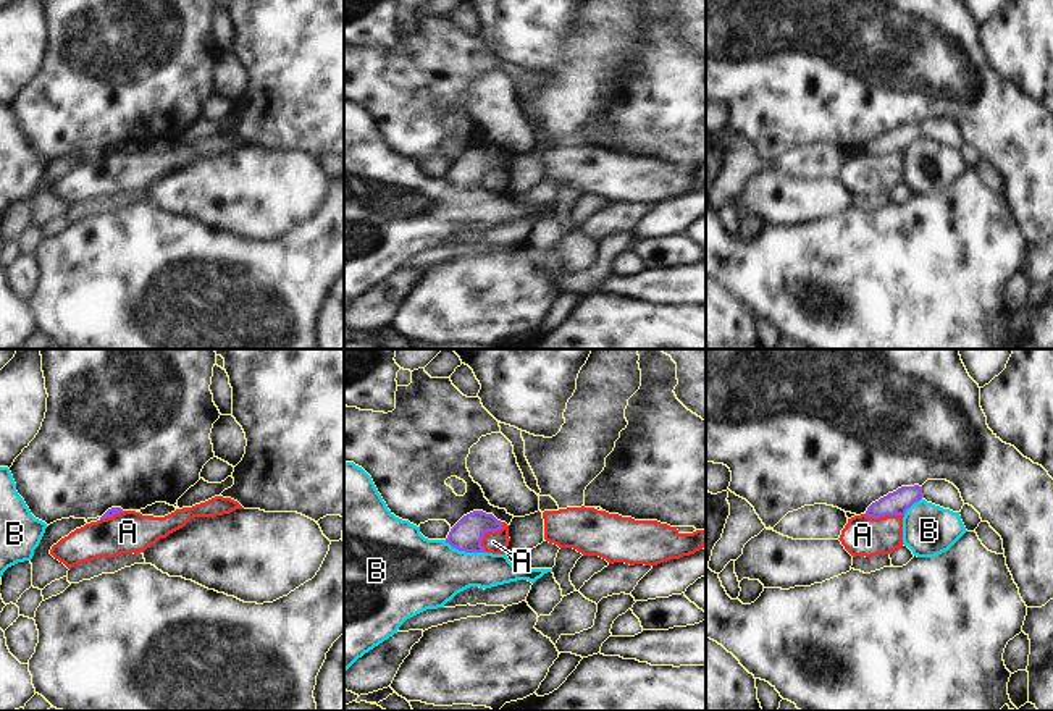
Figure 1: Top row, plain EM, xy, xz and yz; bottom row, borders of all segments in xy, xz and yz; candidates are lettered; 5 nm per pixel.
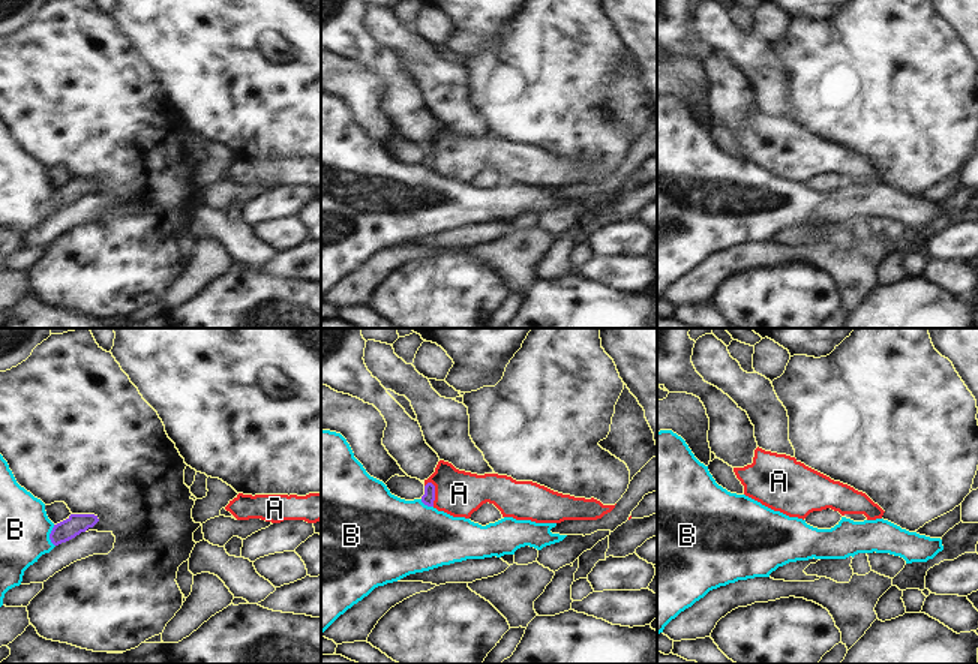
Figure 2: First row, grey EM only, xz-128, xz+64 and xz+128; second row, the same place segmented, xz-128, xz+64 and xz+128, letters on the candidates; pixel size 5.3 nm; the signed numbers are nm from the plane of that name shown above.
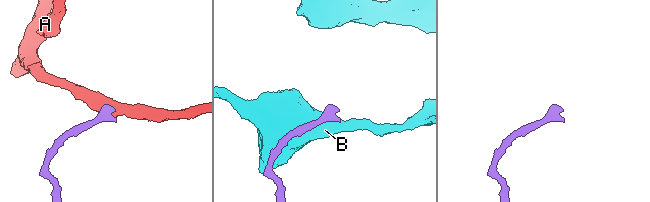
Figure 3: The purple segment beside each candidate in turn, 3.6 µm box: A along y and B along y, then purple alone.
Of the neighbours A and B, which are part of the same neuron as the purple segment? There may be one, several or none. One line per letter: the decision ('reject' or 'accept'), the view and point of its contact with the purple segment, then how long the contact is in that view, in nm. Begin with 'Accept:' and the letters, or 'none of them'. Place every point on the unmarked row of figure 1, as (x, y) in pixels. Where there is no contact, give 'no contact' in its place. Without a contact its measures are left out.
Accept: none of them
A: reject | xz (488, 168) | 180 nm
B: reject | xz (465, 189) | 220 nm

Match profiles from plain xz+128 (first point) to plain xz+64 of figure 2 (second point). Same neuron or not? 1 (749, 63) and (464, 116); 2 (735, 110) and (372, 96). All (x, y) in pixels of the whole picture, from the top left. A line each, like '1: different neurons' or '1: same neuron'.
1: same neuron
2: different neurons

